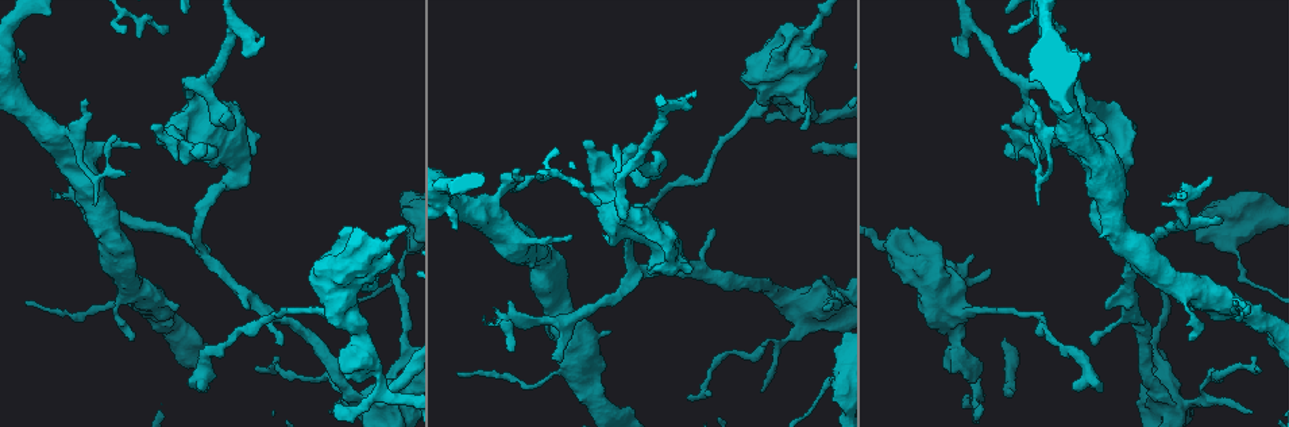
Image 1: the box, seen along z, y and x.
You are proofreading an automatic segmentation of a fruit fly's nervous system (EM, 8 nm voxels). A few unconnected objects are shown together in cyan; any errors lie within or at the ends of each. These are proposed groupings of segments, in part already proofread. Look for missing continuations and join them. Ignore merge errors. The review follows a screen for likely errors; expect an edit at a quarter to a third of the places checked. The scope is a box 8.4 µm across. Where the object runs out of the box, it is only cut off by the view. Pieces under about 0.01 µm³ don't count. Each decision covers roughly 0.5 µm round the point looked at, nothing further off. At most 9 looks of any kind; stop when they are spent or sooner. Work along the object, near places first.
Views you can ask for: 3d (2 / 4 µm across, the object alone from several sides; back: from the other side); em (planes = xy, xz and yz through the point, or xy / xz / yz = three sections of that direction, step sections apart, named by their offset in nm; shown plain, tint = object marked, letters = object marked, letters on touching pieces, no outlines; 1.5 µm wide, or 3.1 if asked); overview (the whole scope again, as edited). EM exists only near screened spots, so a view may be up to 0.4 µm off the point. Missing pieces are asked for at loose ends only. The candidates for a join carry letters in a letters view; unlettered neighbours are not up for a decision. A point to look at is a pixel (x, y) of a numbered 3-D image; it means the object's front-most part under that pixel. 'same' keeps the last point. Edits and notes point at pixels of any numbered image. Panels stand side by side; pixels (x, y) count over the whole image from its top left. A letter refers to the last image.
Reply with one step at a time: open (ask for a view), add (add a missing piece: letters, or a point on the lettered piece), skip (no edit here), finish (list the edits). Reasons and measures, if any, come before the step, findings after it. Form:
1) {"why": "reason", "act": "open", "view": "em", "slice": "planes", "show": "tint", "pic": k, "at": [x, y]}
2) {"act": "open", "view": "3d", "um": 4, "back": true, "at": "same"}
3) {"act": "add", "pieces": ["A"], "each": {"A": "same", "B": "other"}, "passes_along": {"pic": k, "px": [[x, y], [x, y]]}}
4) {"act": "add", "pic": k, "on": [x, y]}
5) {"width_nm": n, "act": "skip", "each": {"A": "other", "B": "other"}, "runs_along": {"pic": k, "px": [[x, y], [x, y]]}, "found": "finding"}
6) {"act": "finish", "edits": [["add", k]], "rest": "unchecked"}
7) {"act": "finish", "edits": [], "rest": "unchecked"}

{"why": "free end", "act": "open", "view": "em", "slice": "planes", "show": "tint", "pic": 1, "at": [1220, 219]}

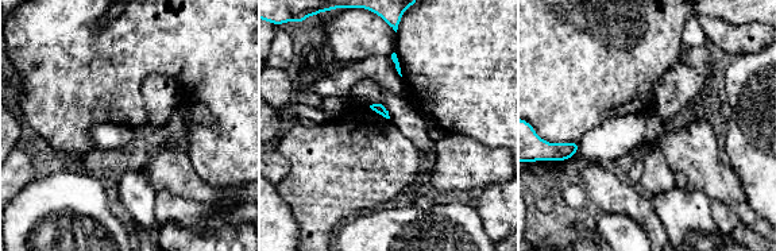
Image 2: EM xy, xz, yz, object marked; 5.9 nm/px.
{"act": "open", "view": "em", "slice": "planes", "show": "letters", "at": "same"}

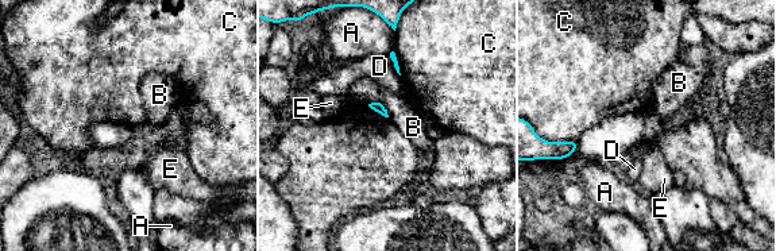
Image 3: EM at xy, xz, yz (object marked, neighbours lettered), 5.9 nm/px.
{"act": "skip", "each": {"A": "other", "B": "other", "C": "other", "D": "other", "E": "other"}, "border": {"pic": 3, "px": [[367, 105], [388, 118]]}, "found": "no lettered piece goes on from it"}

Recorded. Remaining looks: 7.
{"why": "tapers out", "act": "open", "view": "3d", "um": 2, "pic": 1, "at": [485, 319]}

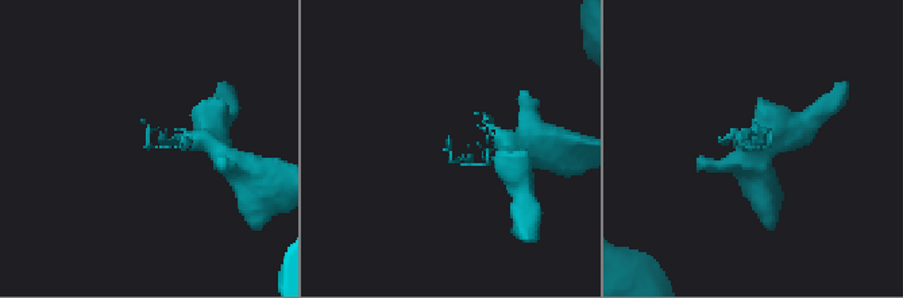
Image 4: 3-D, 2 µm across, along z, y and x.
{"act": "open", "view": "em", "slice": "yz", "step": 4, "show": "tint", "pic": 4, "at": [146, 130]}

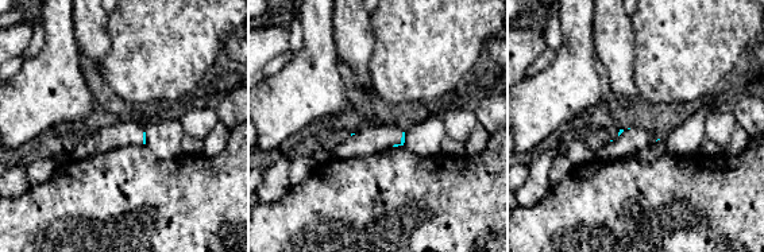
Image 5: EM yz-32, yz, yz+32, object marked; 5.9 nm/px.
{"why": "cut it another way", "act": "open", "view": "em", "slice": "planes", "show": "letters", "at": "same"}

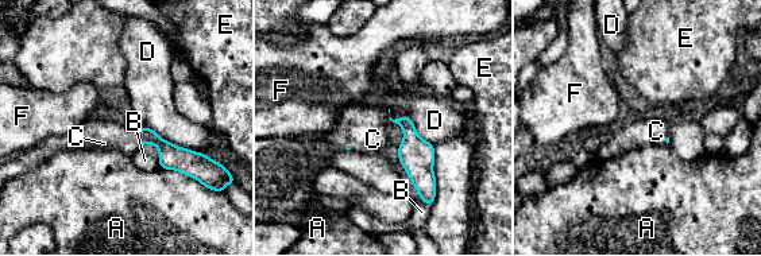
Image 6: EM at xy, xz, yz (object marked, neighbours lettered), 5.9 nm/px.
{"act": "add", "pieces": ["C"], "each": {"A": "other", "B": "other", "C": "same", "D": "other", "E": "other", "F": "other"}, "found": "the cell continues"}

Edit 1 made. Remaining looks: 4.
{"why": "see it whole again", "act": "open", "view": "overview"}

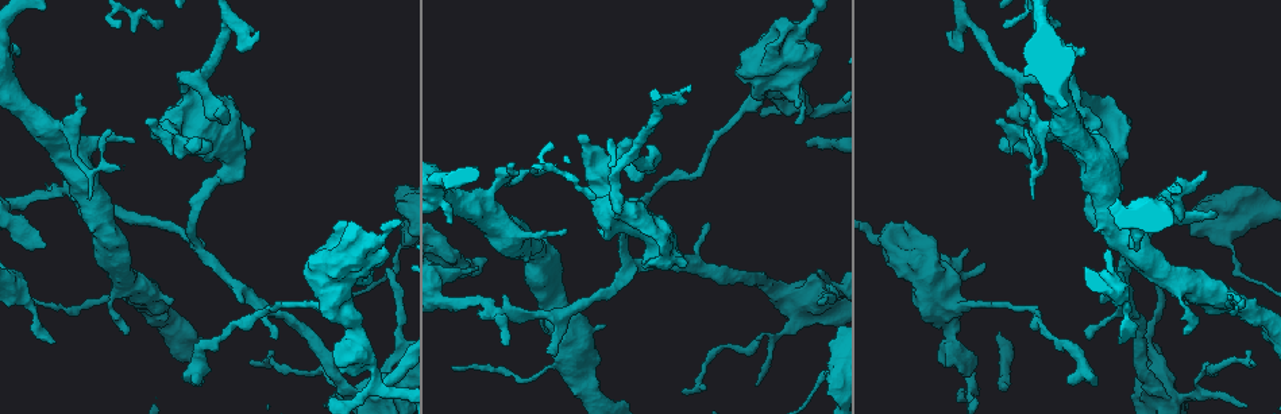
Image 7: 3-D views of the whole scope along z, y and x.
{"why": "branch stops here", "act": "open", "view": "em", "slice": "yz", "step": 8, "show": "letters", "pic": 7, "at": [565, 229]}

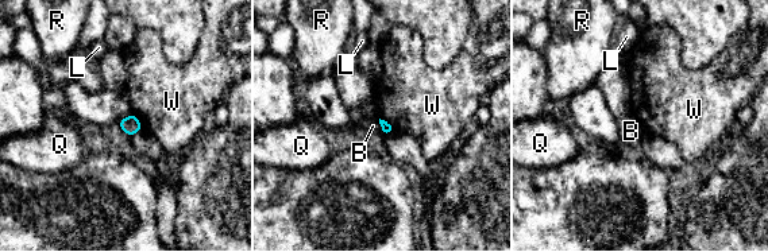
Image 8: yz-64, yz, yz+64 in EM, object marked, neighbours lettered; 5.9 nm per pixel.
{"act": "skip", "each": {"B": "other", "L": "other", "Q": "other", "R": "other", "W": "other"}, "border": {"pic": 8, "px": [[378, 119], [382, 132]]}, "found": "none of them fits"}

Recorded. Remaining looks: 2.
{"why": "tapers out", "act": "open", "view": "em", "slice": "yz", "step": 4, "show": "letters", "pic": 7, "at": [1055, 21]}

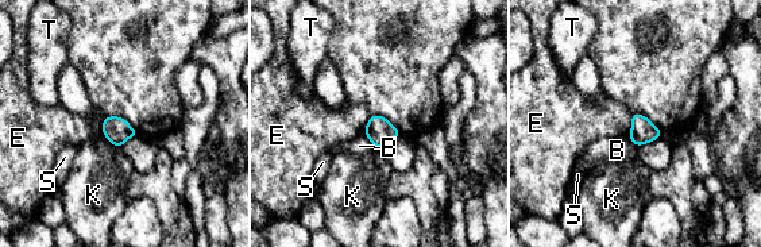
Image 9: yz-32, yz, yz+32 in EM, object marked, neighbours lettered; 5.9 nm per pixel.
{"act": "open", "view": "em", "slice": "planes", "show": "letters", "at": "same"}

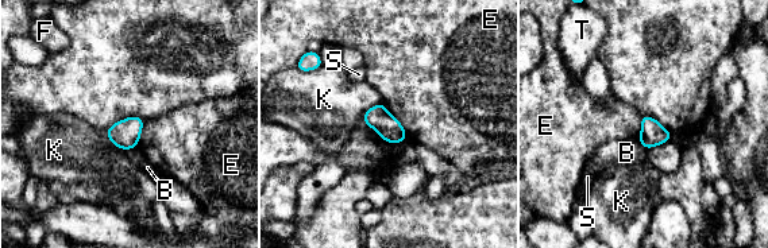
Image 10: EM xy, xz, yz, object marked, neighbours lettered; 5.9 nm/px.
{"act": "skip", "each": {"B": "other", "E": "other", "F": "other", "K": "other", "S": "other", "T": "other"}, "border": {"pic": 10, "px": [[381, 103], [401, 124], [408, 138]]}, "found": "none of them fits"}

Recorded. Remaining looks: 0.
{"act": "finish", "edits": [["add", 6]], "rest": "unchecked"}

